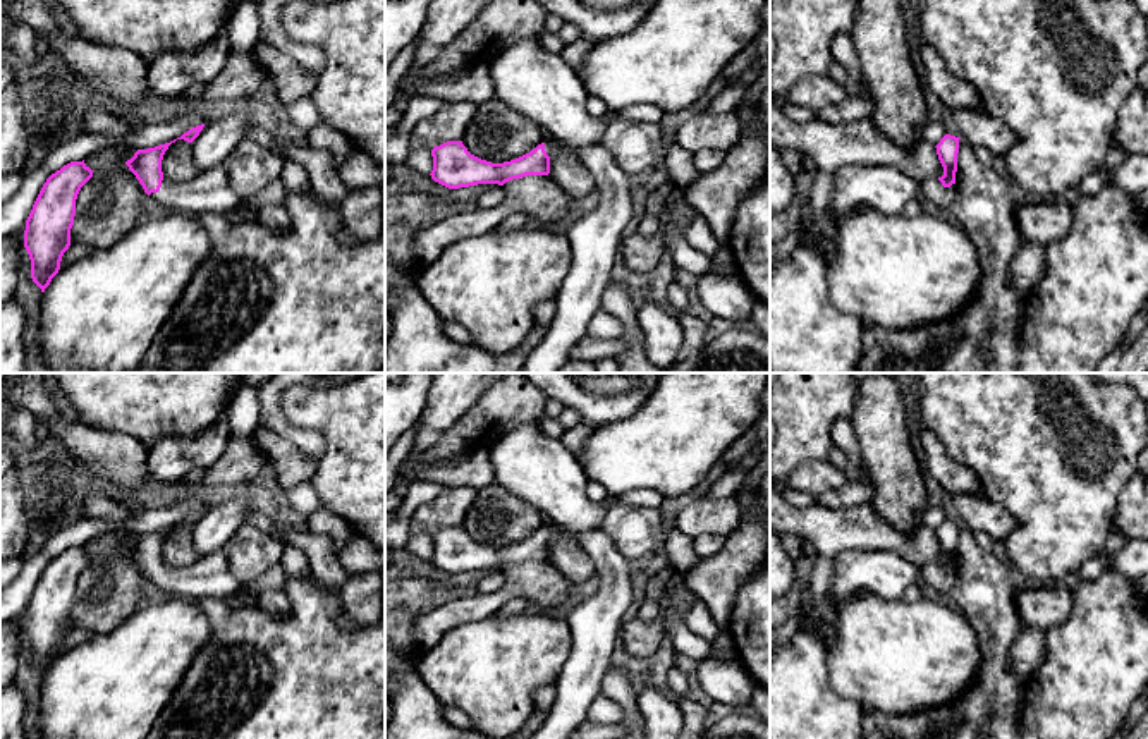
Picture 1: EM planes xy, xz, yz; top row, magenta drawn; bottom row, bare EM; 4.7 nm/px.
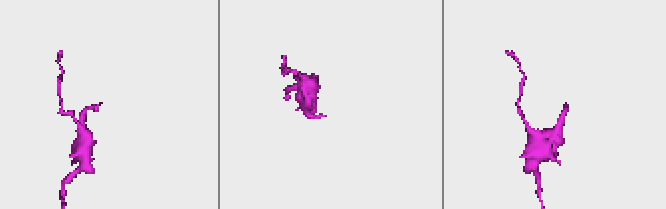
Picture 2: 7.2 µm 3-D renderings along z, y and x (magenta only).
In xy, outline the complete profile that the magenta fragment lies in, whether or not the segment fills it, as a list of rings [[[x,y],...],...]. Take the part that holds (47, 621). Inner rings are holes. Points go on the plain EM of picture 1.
[[[70,547],[43,569],[26,605],[24,632],[31,644],[31,663],[45,677],[60,655],[64,638],[70,631],[76,584],[93,562],[82,547]]]

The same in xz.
[[[447,526],[431,534],[431,564],[449,574],[478,569],[504,571],[526,560],[548,560],[550,543],[557,534],[572,534],[595,564],[600,589],[571,608],[572,650],[555,682],[555,701],[545,724],[531,739],[569,739],[586,720],[586,712],[598,698],[614,648],[619,644],[622,617],[634,602],[631,560],[624,559],[612,538],[601,529],[574,533],[564,528],[541,528],[529,538],[504,548],[481,545],[462,526]]]

